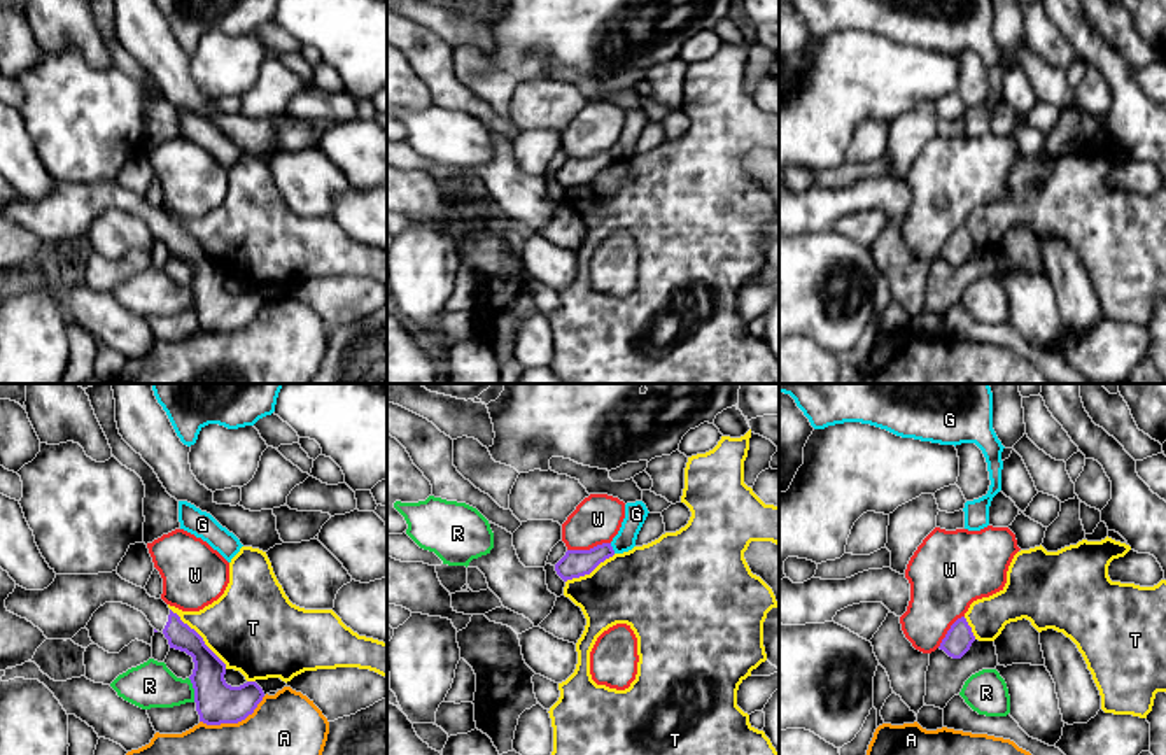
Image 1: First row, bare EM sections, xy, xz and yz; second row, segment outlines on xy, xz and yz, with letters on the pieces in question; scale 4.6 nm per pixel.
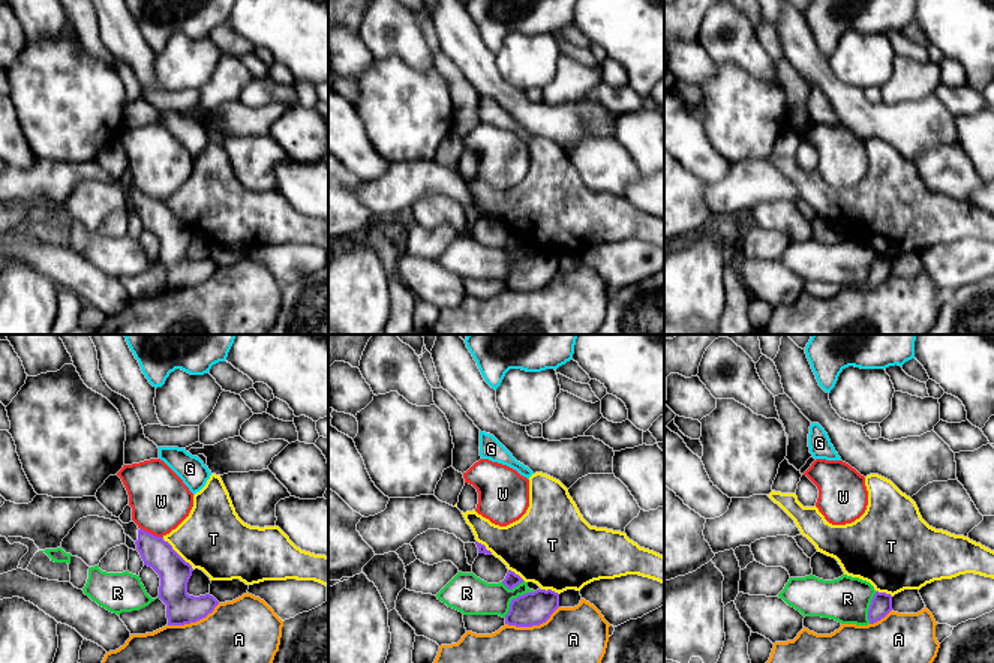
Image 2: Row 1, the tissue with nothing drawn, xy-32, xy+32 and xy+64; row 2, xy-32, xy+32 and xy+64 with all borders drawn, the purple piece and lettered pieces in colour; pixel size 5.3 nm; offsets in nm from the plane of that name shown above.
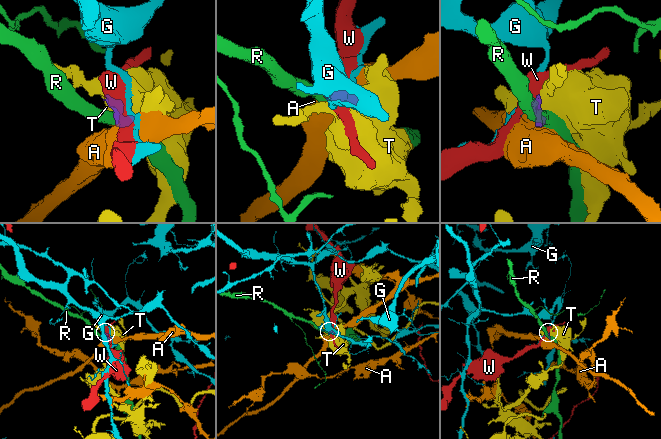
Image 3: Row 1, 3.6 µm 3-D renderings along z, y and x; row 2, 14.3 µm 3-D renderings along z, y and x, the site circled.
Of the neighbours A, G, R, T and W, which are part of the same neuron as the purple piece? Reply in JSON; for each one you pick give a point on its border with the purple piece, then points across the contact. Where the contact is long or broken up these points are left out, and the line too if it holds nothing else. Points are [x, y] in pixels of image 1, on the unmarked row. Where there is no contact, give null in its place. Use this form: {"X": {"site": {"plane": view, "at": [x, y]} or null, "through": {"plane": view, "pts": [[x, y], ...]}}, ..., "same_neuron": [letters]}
{"same_neuron": []}

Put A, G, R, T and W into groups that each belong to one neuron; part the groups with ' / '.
A / G / R / T / W

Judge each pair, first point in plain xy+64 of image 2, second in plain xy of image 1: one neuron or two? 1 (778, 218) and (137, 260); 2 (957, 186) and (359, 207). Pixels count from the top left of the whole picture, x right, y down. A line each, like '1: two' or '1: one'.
1: two
2: two

